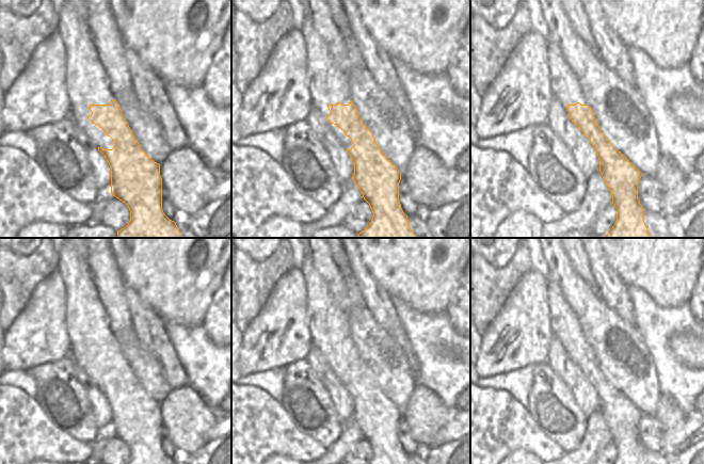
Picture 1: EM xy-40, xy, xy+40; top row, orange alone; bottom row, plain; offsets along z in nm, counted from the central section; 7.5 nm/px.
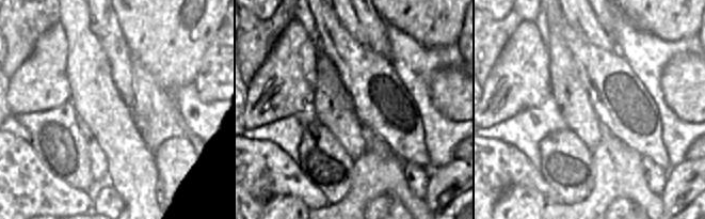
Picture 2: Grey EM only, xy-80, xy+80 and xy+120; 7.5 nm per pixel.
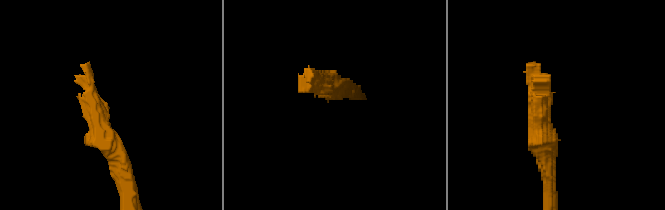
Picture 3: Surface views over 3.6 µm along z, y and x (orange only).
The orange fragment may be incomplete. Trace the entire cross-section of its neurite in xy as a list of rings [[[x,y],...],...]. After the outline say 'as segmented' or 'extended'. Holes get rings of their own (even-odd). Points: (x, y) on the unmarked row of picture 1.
[[[306,253],[299,270],[307,289],[311,346],[324,355],[354,402],[352,418],[373,451],[369,464],[410,464],[399,441],[401,412],[382,391],[358,355],[348,330],[346,313],[331,295]]]; extended

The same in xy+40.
[[[549,277],[548,310],[553,337],[561,342],[597,391],[599,411],[617,447],[614,464],[645,464],[644,447],[638,438],[638,423],[642,413],[606,377],[593,349],[587,343],[576,315],[563,298],[559,285]]]; extended

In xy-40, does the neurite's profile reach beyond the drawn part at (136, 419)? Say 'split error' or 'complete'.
split error

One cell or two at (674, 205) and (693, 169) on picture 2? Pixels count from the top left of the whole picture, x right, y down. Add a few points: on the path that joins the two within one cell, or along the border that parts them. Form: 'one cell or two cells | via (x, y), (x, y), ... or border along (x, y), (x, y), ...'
one cell | via (675, 197), (690, 177)

